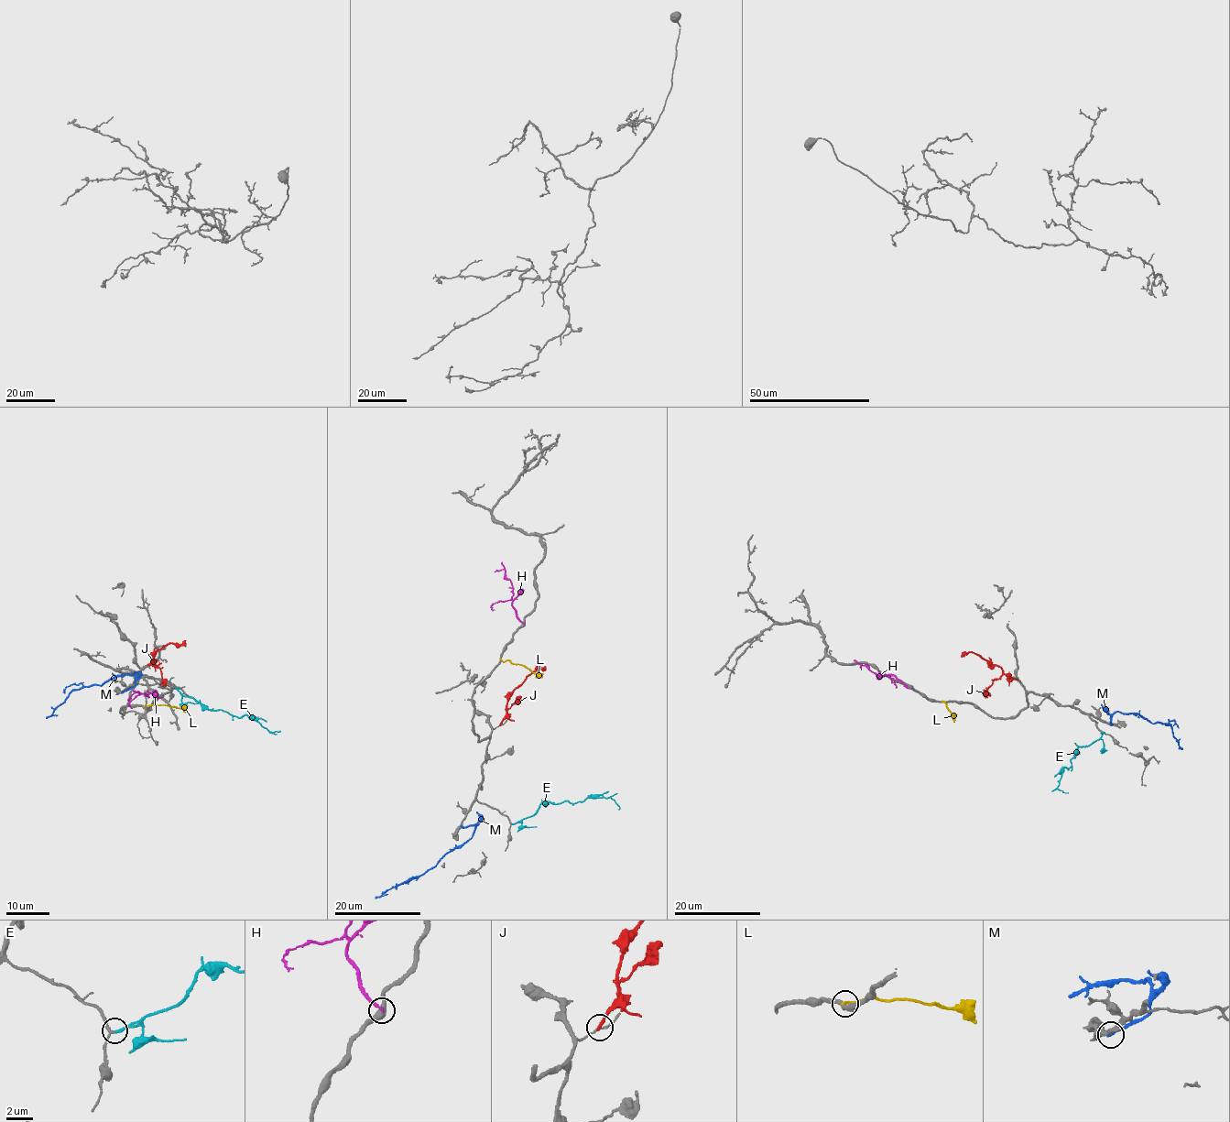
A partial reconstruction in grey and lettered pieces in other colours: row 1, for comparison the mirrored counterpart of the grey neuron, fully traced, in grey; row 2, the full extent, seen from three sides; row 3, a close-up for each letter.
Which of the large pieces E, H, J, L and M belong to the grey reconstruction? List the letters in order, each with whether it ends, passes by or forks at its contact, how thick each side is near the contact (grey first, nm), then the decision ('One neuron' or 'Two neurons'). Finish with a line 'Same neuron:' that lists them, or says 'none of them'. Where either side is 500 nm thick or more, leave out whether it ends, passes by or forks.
E: It ends there. Thickness 180 nm (grey) against 190 nm. One neuron
H: It ends there. Thickness 460 nm (grey) against 190 nm. Two neurons
J: It ends there. Thickness 140 nm (grey) against 260 nm. Two neurons
L: It ends there. Thickness 300 nm (grey) against 220 nm. Two neurons
M: It ends there. Thickness 360 nm (grey) against 300 nm. Two neurons
Same neuron: E

